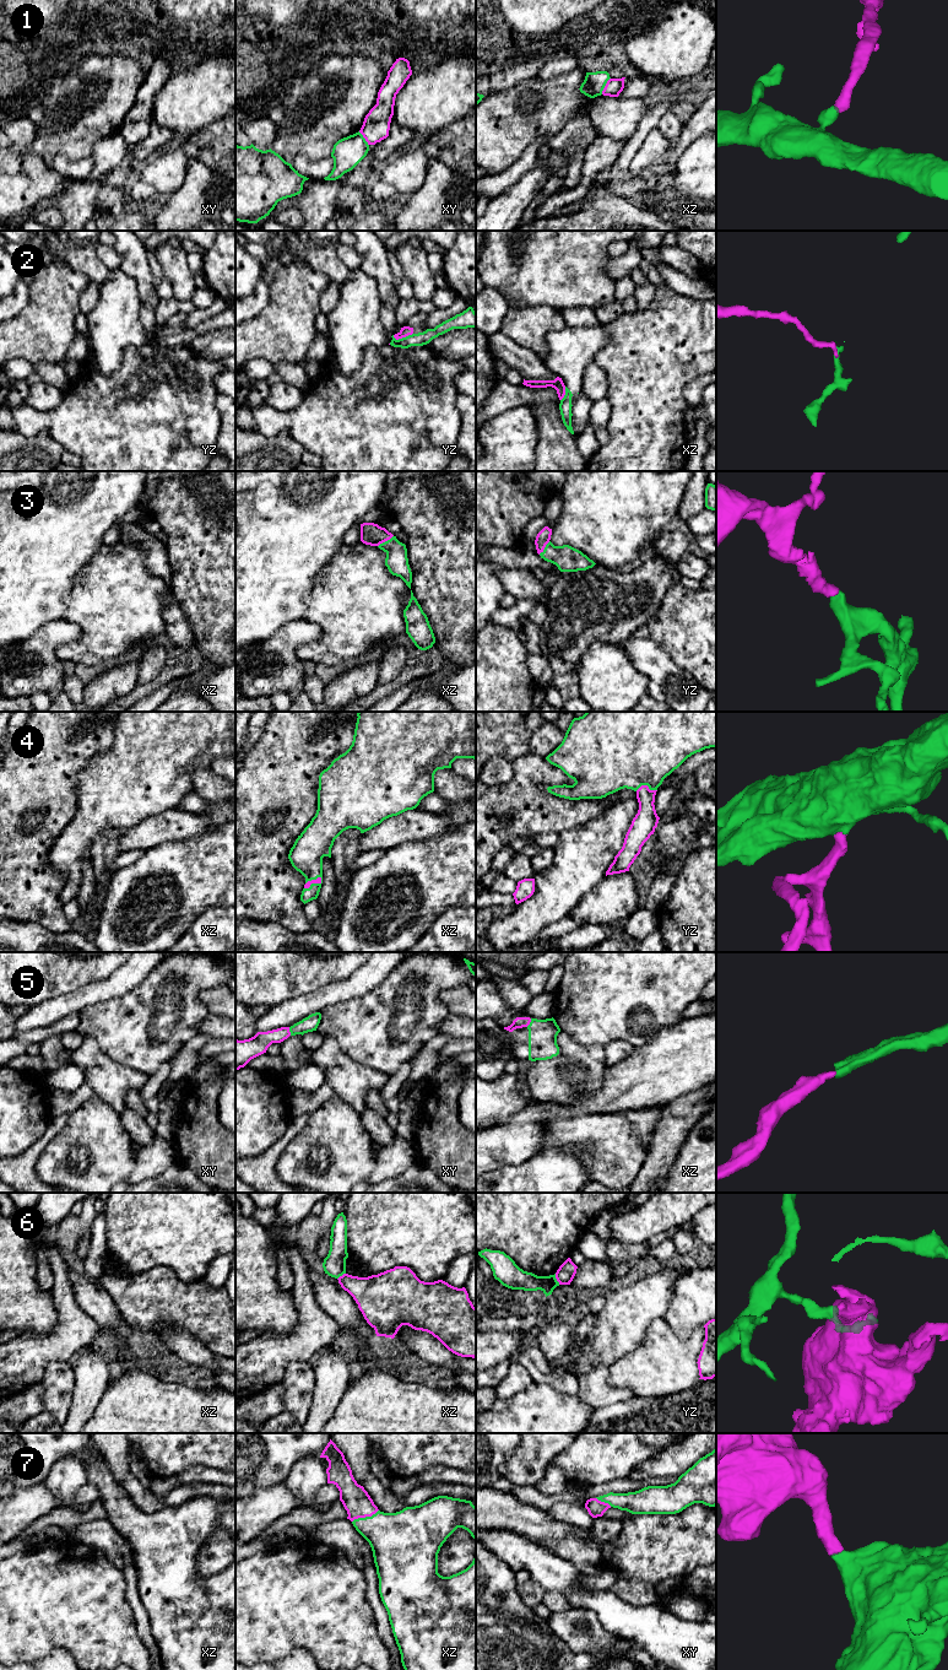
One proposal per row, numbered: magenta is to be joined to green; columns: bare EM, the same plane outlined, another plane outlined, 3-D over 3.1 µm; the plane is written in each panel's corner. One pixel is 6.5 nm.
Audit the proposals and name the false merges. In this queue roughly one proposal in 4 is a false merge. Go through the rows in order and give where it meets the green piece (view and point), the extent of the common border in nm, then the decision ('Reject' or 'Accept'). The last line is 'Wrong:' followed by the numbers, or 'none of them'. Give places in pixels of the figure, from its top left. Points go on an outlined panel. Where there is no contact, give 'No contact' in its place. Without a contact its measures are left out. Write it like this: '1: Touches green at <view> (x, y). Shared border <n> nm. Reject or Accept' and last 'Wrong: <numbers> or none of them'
1: Touches green at xz (605, 85). Shared border 130 nm. Reject
2: Touches green at yz (402, 338). Shared border 140 nm. Reject
3: Touches green at xz (385, 541). Shared border 130 nm. Accept
4: Touches green at yz (645, 784). Shared border 140 nm. Accept
5: Touches green at xy (290, 1031). Shared border 60 nm. Accept
6: Touches green at yz (556, 1279). Shared border 80 nm. Reject
7: Touches green at xz (366, 1517). Shared border 190 nm. Accept
Wrong: 1, 2, 6

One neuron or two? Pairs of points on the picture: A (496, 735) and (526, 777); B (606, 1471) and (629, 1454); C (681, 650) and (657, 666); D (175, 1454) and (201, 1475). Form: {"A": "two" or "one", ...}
{"A": "two", "B": "one", "C": "two", "D": "two"}

